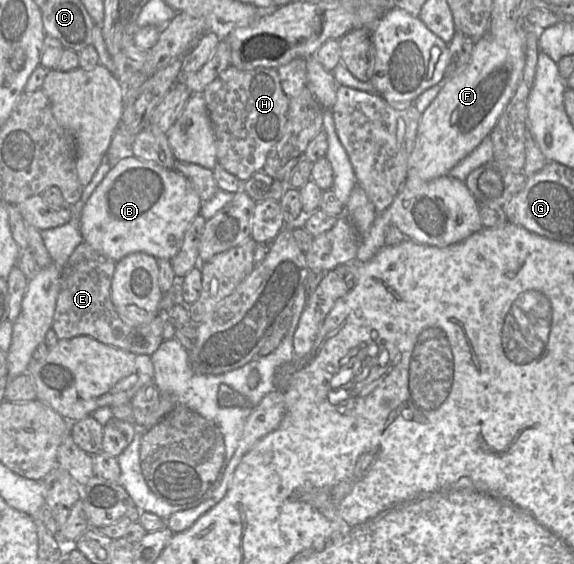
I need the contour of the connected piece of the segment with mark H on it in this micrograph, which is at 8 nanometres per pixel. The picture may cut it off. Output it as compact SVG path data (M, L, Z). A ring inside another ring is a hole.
M230 65L203 91L209 118L215 136L218 164L241 182L263 170L270 150L284 133L290 98L283 92L277 68L239 70Z

